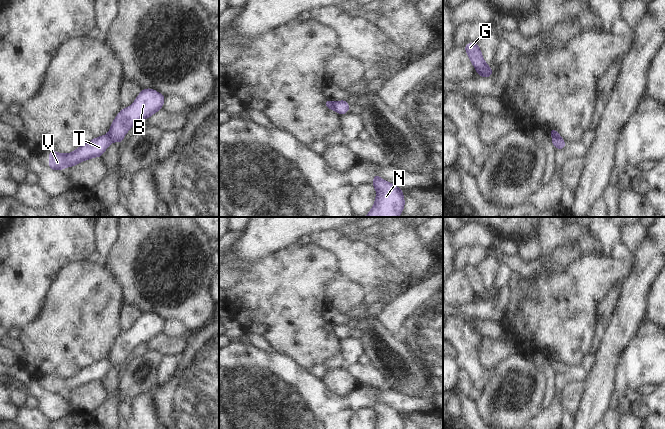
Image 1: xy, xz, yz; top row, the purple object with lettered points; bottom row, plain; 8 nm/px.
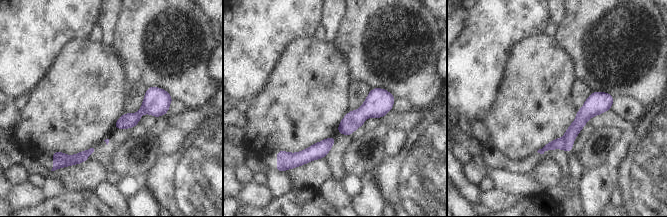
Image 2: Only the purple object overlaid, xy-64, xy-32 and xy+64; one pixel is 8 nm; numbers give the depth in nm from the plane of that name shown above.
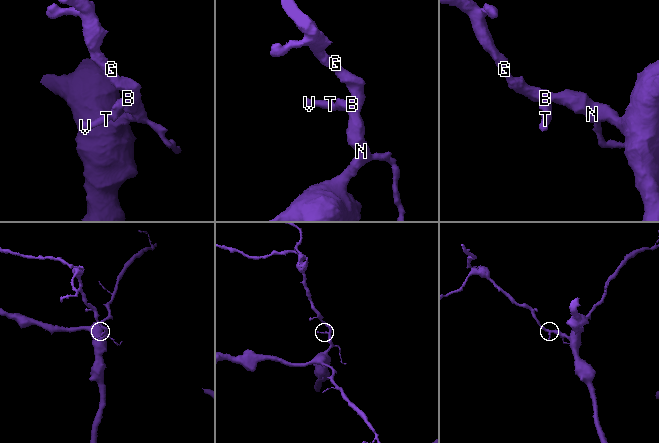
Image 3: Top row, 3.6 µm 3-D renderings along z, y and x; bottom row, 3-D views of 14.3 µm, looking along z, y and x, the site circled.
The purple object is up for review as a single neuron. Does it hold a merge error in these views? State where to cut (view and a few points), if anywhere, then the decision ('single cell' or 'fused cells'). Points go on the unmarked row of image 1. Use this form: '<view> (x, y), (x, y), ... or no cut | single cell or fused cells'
yz (560, 361), (552, 362) | fused cells

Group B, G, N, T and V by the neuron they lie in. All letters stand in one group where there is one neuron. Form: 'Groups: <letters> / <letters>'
Groups: B G N / T V

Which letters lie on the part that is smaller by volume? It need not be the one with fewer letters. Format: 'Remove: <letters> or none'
Remove: T, V

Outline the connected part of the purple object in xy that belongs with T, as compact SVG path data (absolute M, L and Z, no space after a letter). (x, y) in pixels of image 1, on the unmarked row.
M102 359L83 368L74 376L69 378L60 378L54 374L49 375L49 393L62 394L66 391L72 391L82 385L93 381L101 381L107 371L111 368L108 359Z

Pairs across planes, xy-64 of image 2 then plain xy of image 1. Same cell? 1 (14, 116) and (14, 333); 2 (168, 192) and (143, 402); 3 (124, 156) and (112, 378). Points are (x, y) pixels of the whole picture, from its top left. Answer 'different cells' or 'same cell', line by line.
1: different cells
2: different cells
3: different cells

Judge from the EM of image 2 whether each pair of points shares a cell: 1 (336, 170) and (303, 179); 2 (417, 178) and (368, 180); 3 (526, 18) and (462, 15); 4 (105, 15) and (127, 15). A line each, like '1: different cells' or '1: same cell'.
1: different cells
2: different cells
3: different cells
4: different cells

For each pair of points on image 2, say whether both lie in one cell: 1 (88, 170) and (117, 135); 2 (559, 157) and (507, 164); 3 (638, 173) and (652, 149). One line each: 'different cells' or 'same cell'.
1: different cells
2: same cell
3: same cell

